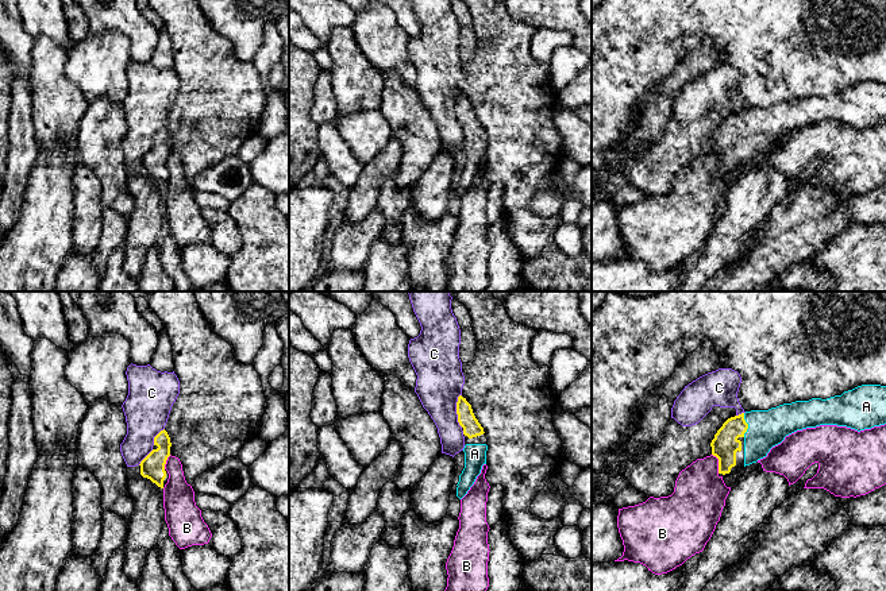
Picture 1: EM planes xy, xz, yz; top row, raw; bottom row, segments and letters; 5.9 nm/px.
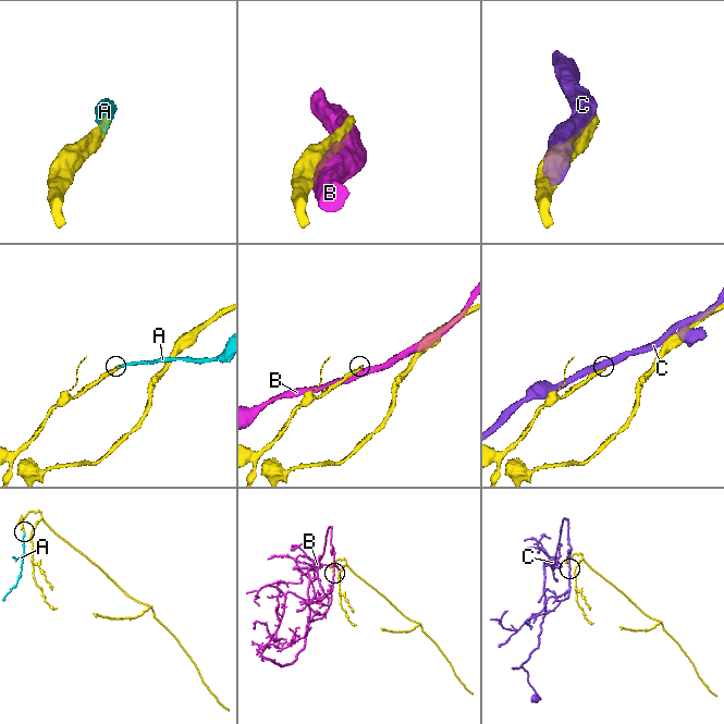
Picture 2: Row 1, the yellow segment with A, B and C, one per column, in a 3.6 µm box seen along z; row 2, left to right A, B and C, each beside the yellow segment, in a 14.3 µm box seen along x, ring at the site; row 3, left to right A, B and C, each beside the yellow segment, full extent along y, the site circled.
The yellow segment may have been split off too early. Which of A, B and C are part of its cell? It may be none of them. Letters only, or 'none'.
A

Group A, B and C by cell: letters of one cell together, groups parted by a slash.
A / B / C

